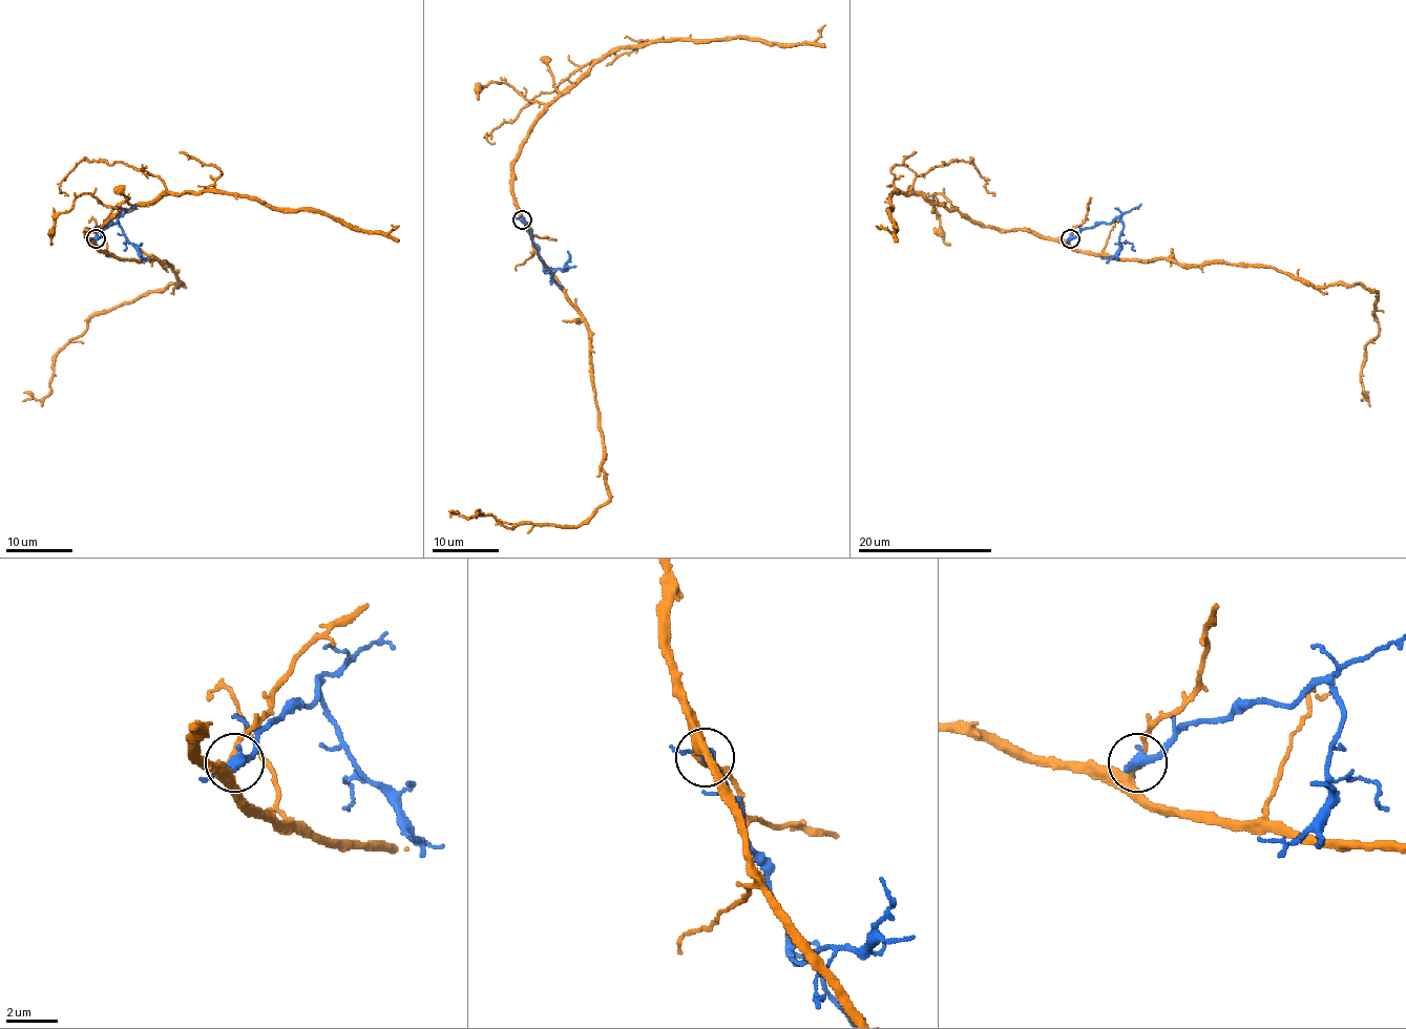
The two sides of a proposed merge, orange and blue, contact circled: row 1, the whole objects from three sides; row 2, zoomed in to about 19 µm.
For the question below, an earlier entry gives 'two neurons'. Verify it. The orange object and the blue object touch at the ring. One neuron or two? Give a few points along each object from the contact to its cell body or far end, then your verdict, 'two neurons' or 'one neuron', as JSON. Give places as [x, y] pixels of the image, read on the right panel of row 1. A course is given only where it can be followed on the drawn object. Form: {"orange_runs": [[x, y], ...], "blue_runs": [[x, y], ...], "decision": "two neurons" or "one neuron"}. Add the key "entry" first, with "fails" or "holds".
{"entry": "holds", "orange_runs": [[1071, 237], [1075, 250], [1108, 256], [1274, 267], [1316, 287], [1377, 291], [1378, 333], [1361, 371], [1368, 392]], "blue_runs": [[1071, 237], [1084, 228], [1111, 223], [1117, 217], [1123, 231], [1119, 248], [1111, 258], [1100, 258]], "decision": "two neurons"}

